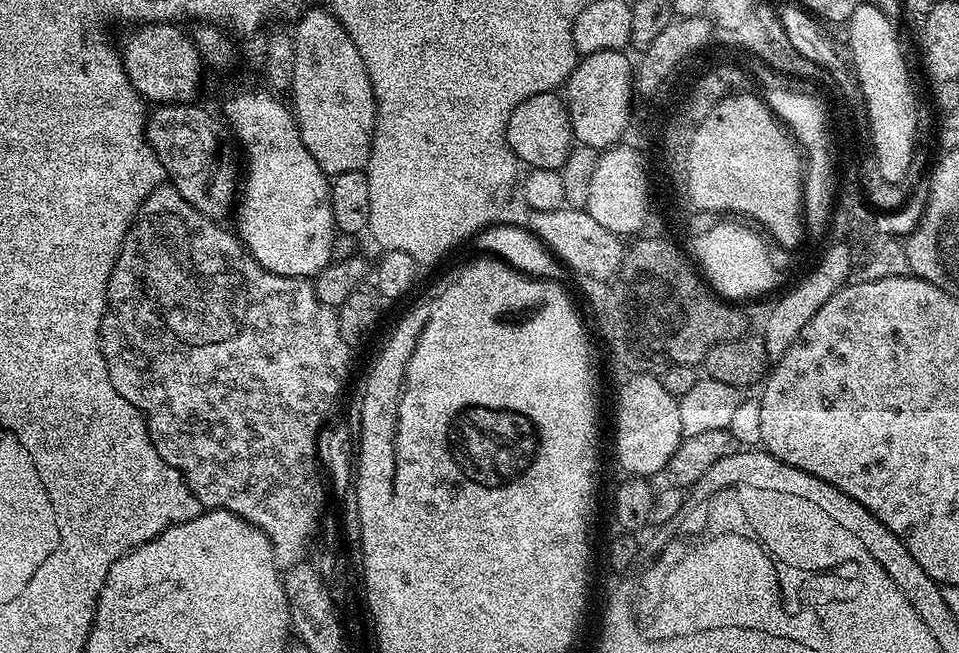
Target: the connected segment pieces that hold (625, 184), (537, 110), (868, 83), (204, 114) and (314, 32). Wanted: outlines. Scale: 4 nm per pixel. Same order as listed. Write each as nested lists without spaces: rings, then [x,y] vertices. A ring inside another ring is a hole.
[[[619,143],[615,152],[598,158],[598,166],[594,170],[594,179],[590,181],[590,198],[587,211],[594,222],[606,226],[615,236],[635,237],[636,231],[643,229],[647,222],[646,214],[641,209],[644,203],[644,173],[641,172],[640,160],[635,147]]]
[[[556,92],[534,94],[534,98],[526,98],[526,102],[522,102],[522,106],[514,110],[514,114],[510,114],[508,141],[510,150],[521,165],[542,170],[559,170],[566,162],[574,146],[574,137],[568,117],[568,105],[558,97]]]
[[[867,2],[857,3],[854,14],[850,14],[848,23],[846,25],[846,31],[848,31],[848,48],[852,51],[850,55],[850,67],[856,74],[856,80],[860,84],[860,89],[864,95],[864,103],[868,105],[868,119],[867,119],[867,131],[872,131],[872,152],[874,155],[874,163],[878,166],[878,170],[882,174],[882,178],[886,178],[890,182],[895,184],[901,183],[905,178],[904,175],[908,172],[908,167],[912,164],[912,155],[916,152],[916,96],[912,93],[912,80],[908,77],[908,64],[904,61],[904,52],[900,49],[900,40],[896,37],[897,25],[890,18],[883,14],[883,11],[878,9],[874,5],[870,5]]]
[[[189,102],[187,104],[161,104],[153,107],[146,116],[146,131],[148,133],[148,145],[154,150],[154,154],[158,158],[158,162],[162,162],[164,174],[167,183],[178,190],[178,194],[182,194],[182,198],[186,198],[186,202],[190,202],[190,206],[194,206],[194,210],[198,210],[202,215],[209,216],[211,220],[223,221],[223,216],[233,211],[234,205],[238,200],[238,189],[242,184],[242,156],[238,151],[237,141],[234,139],[231,131],[226,127],[225,121],[219,115],[211,116],[204,108],[199,108],[199,103]]]
[[[309,8],[295,24],[290,107],[302,142],[329,178],[367,169],[376,133],[376,99],[362,54],[338,18],[325,8]]]

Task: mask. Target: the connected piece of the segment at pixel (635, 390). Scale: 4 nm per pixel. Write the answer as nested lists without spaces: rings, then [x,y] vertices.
[[[632,374],[620,388],[620,397],[616,400],[616,460],[625,468],[632,478],[652,478],[655,472],[663,473],[668,467],[670,458],[674,458],[674,450],[678,450],[685,434],[679,414],[679,399],[666,394],[666,386],[662,386],[659,375]]]

